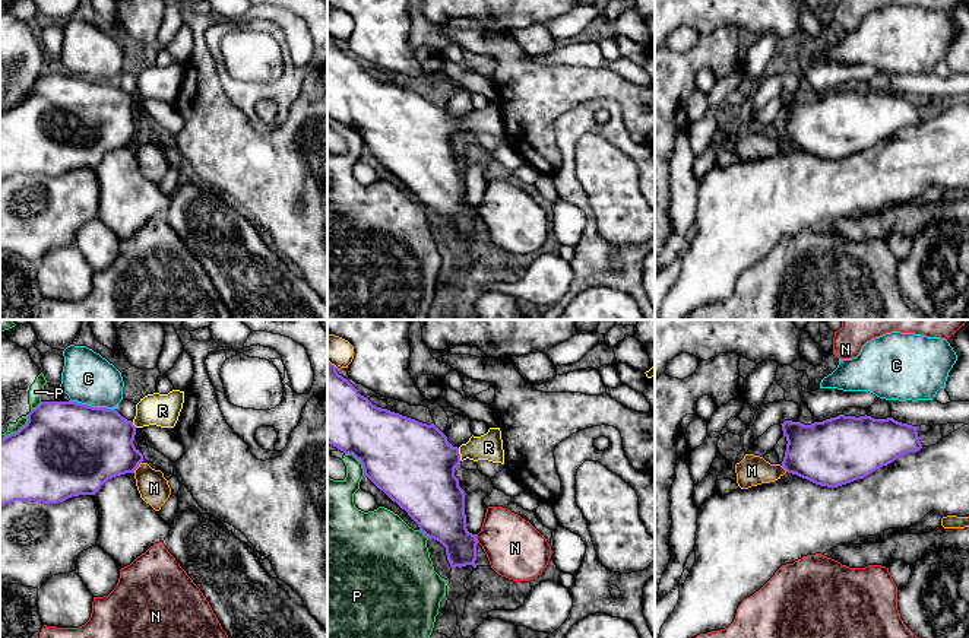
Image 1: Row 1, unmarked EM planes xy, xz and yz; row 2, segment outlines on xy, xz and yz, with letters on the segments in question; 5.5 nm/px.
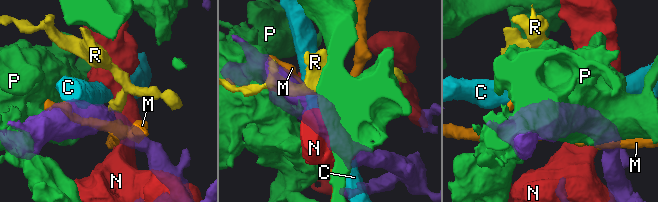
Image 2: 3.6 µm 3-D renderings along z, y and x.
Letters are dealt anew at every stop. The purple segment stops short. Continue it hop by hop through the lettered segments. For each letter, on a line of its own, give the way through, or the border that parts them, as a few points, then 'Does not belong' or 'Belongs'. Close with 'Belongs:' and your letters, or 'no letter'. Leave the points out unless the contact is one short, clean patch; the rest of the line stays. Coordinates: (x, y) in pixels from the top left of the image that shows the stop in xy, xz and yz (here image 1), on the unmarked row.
C: Does not belong
M: Does not belong
N: Does not belong
P: Does not belong
R: Path across: xz (415, 136), (459, 127), (488, 120). Belongs
Belongs: R

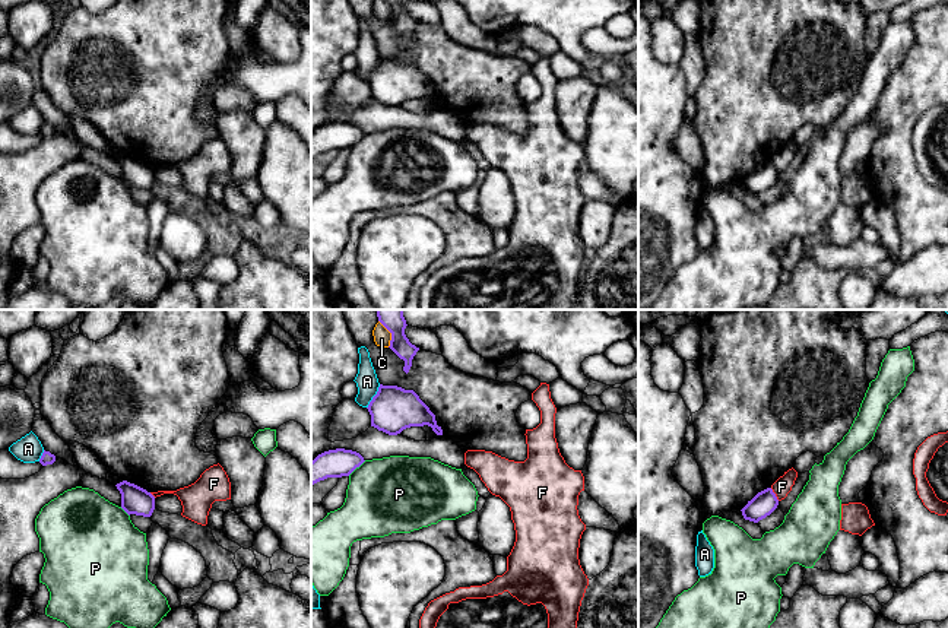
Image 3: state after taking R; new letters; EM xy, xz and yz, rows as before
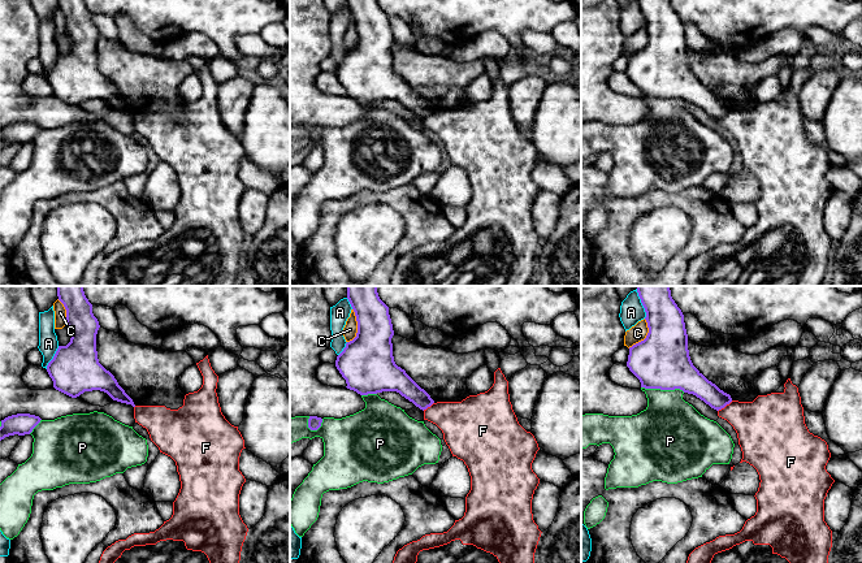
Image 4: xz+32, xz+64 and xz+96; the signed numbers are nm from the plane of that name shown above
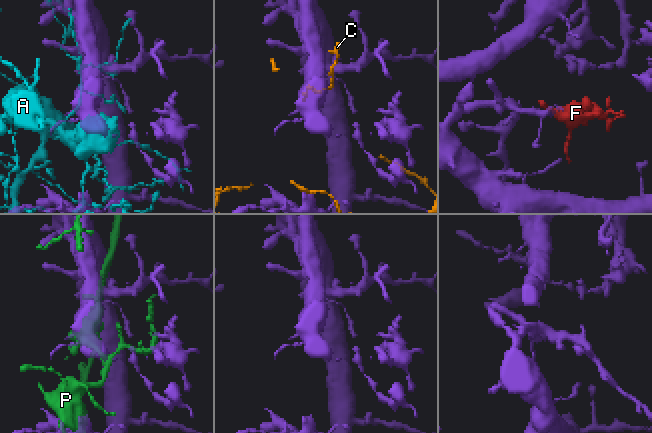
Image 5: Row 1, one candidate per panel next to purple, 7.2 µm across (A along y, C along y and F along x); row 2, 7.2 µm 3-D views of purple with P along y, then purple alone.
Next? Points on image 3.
A: Does not belong
C: Does not belong
F: Boundary: yz (770, 161), (779, 173). Does not belong
P: Does not belong
Belongs: no letter

